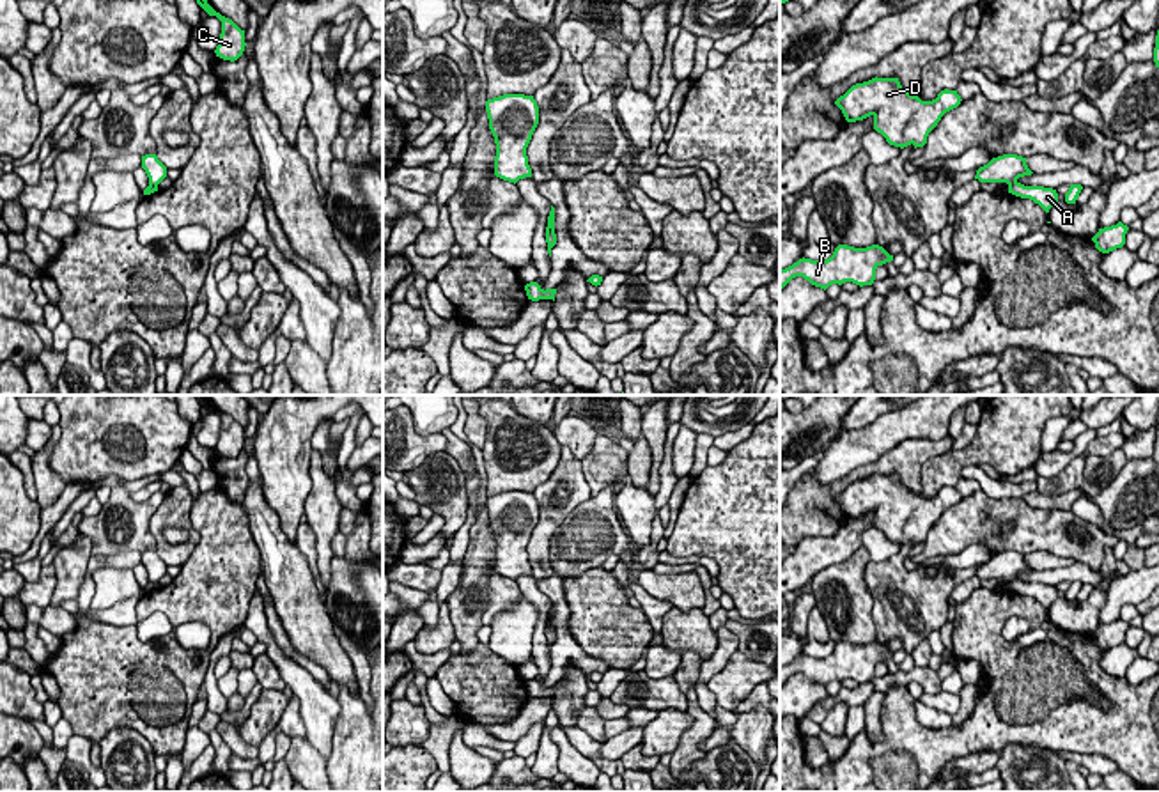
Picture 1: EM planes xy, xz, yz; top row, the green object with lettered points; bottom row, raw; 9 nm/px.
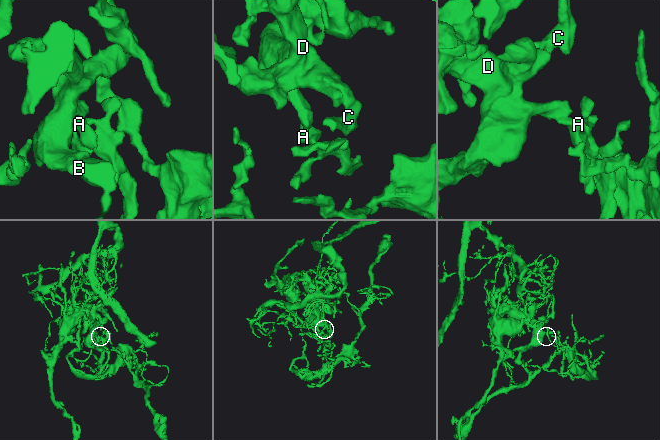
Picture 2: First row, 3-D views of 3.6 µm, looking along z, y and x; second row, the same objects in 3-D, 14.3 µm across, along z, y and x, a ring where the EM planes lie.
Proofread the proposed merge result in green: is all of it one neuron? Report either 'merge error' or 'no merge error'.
merge error

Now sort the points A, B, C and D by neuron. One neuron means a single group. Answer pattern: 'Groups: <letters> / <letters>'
Groups: A / B C D

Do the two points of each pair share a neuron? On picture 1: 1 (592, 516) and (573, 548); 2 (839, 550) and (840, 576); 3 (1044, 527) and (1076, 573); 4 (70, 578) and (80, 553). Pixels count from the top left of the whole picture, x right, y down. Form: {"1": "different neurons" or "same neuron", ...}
{"1": "same neuron", "2": "different neurons", "3": "different neurons", "4": "same neuron"}

